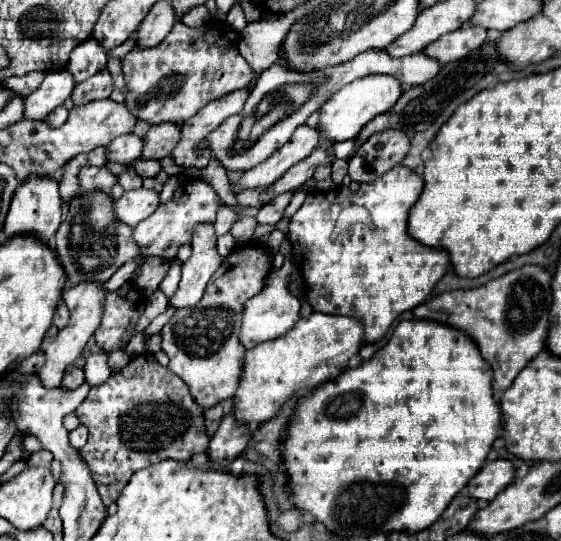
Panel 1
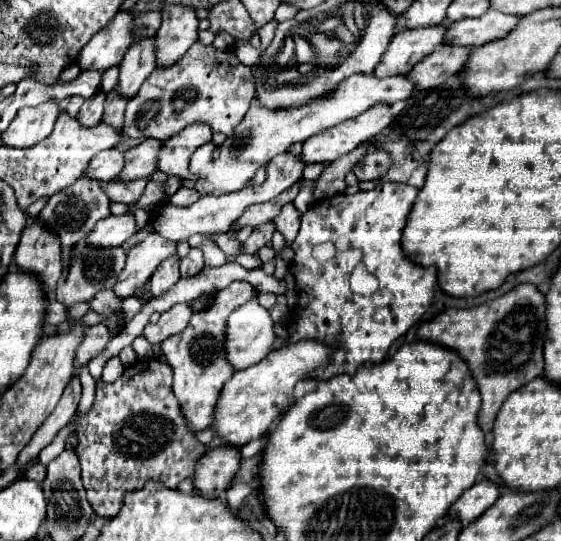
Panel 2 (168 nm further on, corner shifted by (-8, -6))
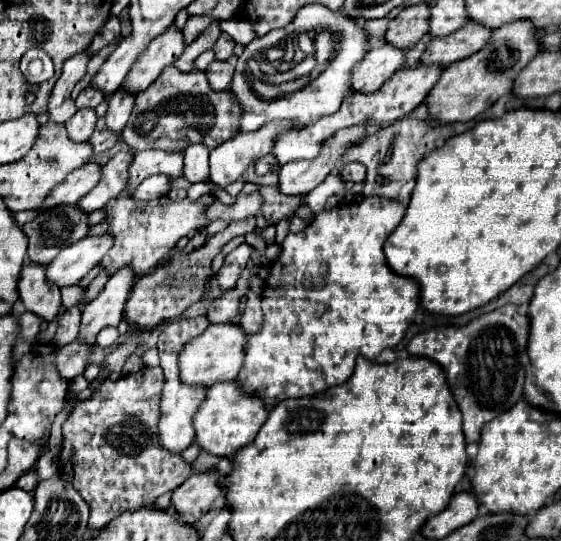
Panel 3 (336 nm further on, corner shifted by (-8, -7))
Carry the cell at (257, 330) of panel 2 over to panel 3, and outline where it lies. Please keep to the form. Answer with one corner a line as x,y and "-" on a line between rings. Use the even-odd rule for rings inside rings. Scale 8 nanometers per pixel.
222,322
212,324
204,334
190,340
180,354
180,378
186,384
202,384
212,386
224,380
236,380
240,374
240,366
244,364
244,346
248,332
238,322

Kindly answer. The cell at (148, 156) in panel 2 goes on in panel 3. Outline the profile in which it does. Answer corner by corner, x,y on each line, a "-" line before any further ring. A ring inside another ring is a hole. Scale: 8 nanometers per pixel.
132,150
118,152
108,164
102,166
102,180
100,184
88,192
78,204
84,212
94,212
98,208
104,208
108,200
120,196
128,186
128,166
132,164

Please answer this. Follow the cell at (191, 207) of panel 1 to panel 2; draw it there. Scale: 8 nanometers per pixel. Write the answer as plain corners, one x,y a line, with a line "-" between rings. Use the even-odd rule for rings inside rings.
152,233
146,239
138,241
126,257
126,267
124,271
118,275
118,281
114,285
114,295
118,299
128,299
130,295
134,295
134,291
138,287
142,287
152,273
156,271
156,267
170,255
176,253
176,243
164,241
164,237

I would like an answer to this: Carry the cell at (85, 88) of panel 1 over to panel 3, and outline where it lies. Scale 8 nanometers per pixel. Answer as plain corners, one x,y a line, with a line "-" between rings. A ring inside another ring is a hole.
80,108
76,110
76,114
66,122
66,130
68,130
68,136
74,140
74,142
86,142
94,128
96,128
96,110
94,108

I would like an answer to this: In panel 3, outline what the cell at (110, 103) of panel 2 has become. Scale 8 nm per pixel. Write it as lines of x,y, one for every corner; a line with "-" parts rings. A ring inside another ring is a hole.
104,116
96,124
96,132
88,140
94,146
94,154
100,154
108,148
112,148
120,140
120,134
112,134
112,130
104,130

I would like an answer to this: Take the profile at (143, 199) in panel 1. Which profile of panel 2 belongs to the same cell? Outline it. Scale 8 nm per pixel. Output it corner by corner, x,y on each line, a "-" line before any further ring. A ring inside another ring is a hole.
132,213
126,215
110,215
104,221
98,221
90,235
86,237
86,245
92,249
98,247
118,247
122,245
130,235
134,235
136,221

